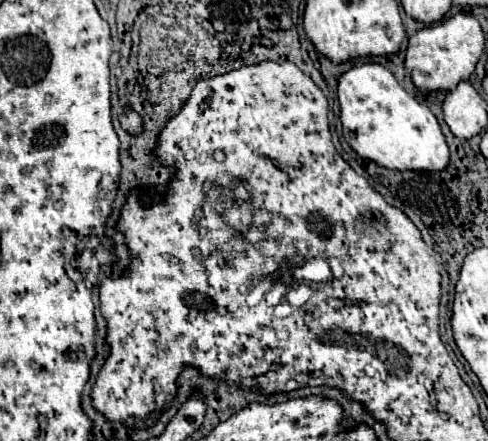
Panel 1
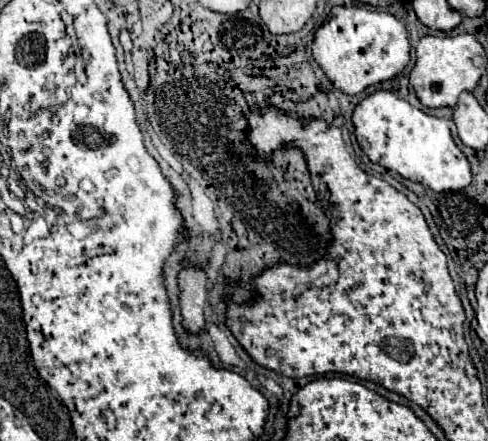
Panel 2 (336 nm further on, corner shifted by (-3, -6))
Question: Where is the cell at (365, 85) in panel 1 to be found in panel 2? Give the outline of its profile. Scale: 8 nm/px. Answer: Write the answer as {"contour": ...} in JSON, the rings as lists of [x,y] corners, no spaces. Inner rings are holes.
{"contour":[[[379,90],[357,104],[353,112],[355,136],[371,162],[401,174],[407,180],[421,182],[435,192],[461,190],[471,184],[471,166],[467,156],[455,146],[449,122],[429,116],[389,90]]]}

